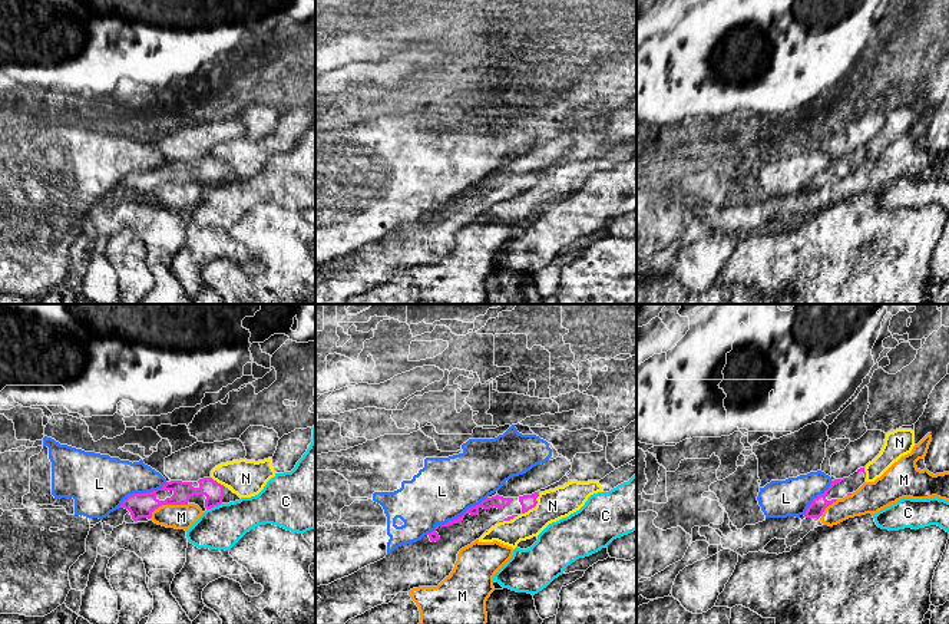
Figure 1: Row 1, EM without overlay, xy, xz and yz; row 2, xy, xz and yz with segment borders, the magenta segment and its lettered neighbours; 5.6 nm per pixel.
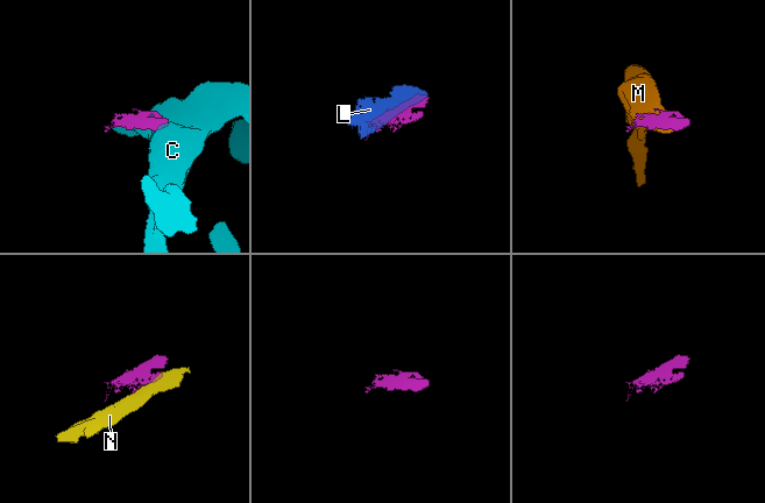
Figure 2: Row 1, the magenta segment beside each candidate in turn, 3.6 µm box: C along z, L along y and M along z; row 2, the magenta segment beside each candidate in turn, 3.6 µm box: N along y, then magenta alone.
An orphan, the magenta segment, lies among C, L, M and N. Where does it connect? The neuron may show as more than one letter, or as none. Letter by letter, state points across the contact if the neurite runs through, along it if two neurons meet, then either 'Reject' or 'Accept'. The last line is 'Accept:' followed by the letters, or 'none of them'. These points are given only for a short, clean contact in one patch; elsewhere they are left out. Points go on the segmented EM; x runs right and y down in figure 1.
C: Reject
L: Reject
M: Boundary: xy (188, 504), (162, 504), (149, 518). Reject
N: Reject
Accept: none of them

